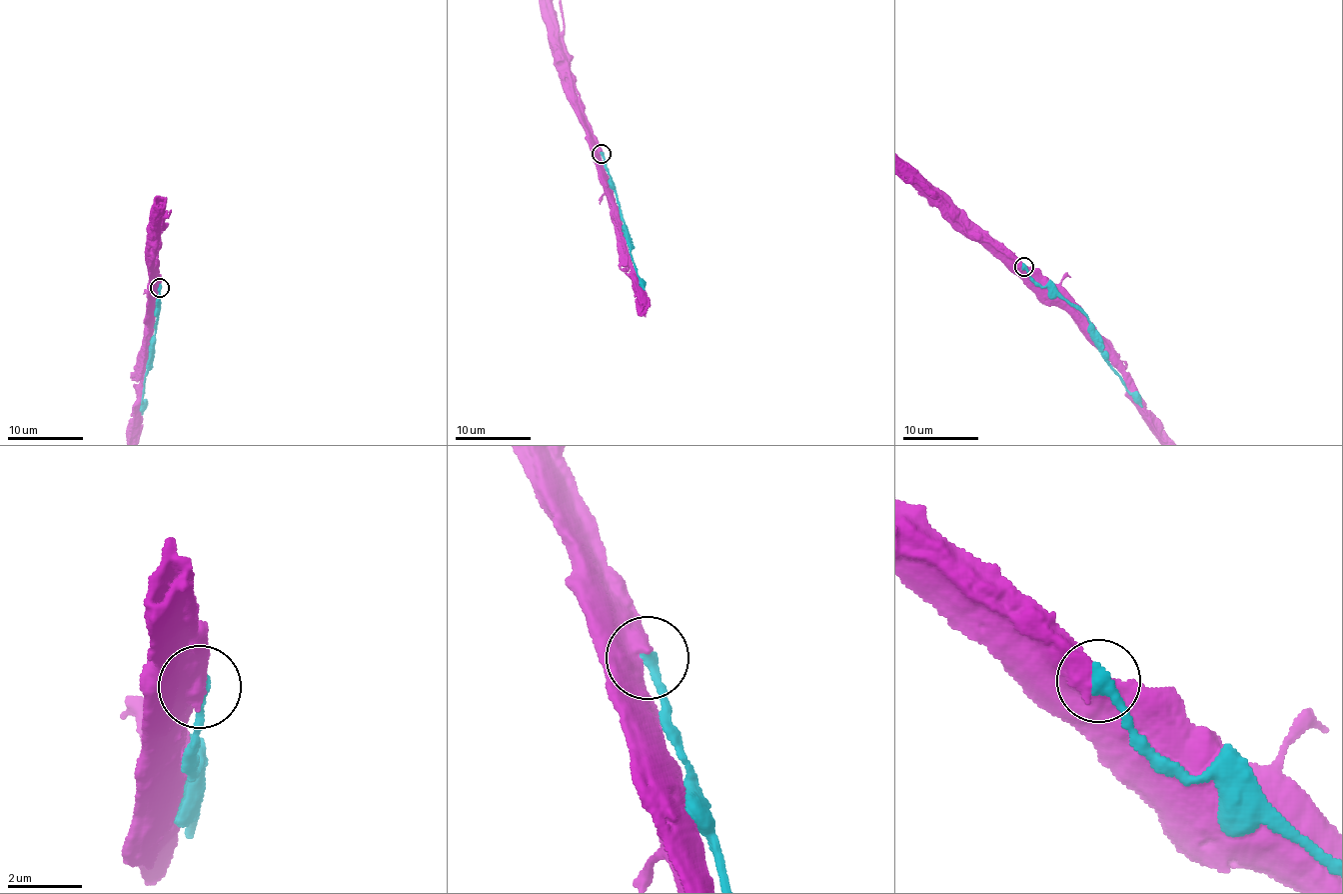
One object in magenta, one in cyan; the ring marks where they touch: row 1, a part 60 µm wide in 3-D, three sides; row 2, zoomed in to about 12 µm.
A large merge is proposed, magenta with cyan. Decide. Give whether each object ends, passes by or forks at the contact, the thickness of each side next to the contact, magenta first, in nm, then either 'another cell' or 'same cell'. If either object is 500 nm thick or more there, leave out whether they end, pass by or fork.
900/400 nm | same cell

